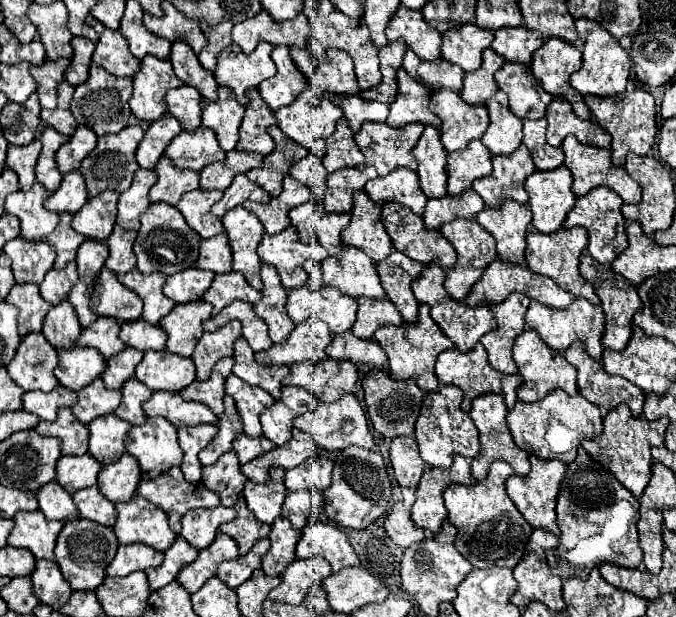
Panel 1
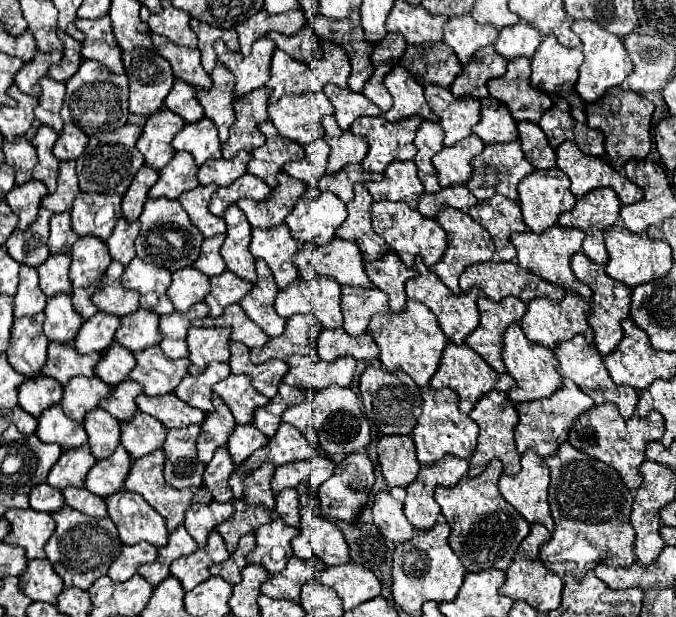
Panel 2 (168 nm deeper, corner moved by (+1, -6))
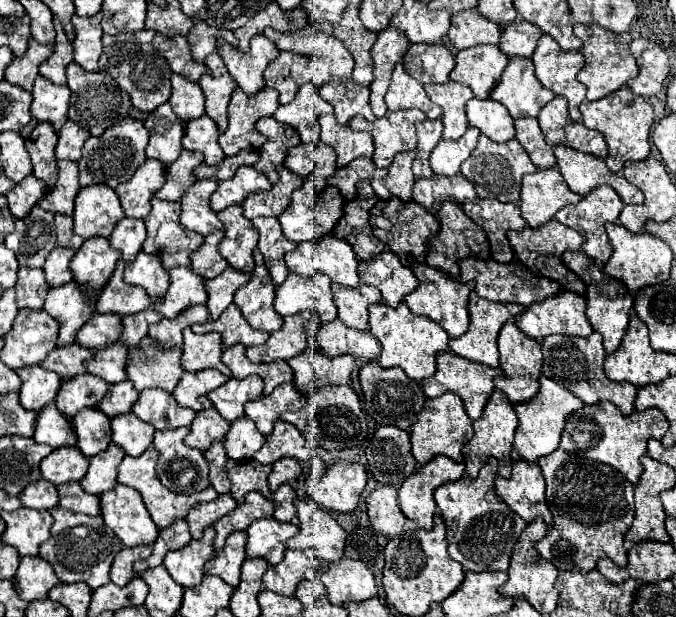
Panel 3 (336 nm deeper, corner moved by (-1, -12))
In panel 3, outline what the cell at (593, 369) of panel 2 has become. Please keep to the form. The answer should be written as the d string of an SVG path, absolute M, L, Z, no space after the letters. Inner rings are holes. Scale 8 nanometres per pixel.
M592 332L590 336L564 336L564 334L552 334L542 340L542 374L550 380L556 380L560 386L570 390L574 396L578 396L586 406L596 404L596 400L610 400L614 402L624 416L628 416L634 410L636 400L636 386L624 384L624 382L612 382L604 374L604 358L606 352L602 348L602 336L598 332Z

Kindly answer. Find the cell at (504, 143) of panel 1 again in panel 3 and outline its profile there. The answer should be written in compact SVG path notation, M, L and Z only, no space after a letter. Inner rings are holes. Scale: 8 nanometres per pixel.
M472 98L466 104L468 124L476 126L484 136L496 142L508 142L514 138L514 118L496 100Z

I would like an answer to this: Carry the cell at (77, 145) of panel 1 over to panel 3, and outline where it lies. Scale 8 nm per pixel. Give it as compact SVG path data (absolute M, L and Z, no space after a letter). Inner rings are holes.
M68 120L62 130L58 132L58 146L56 146L56 158L68 158L68 160L80 160L82 146L90 138L90 132L76 122Z

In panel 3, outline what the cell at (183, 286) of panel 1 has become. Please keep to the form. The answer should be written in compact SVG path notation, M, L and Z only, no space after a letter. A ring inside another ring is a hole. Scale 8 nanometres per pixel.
M188 266L172 268L170 288L156 304L152 304L152 308L164 318L176 318L184 308L190 308L194 304L206 304L204 278L200 278Z

